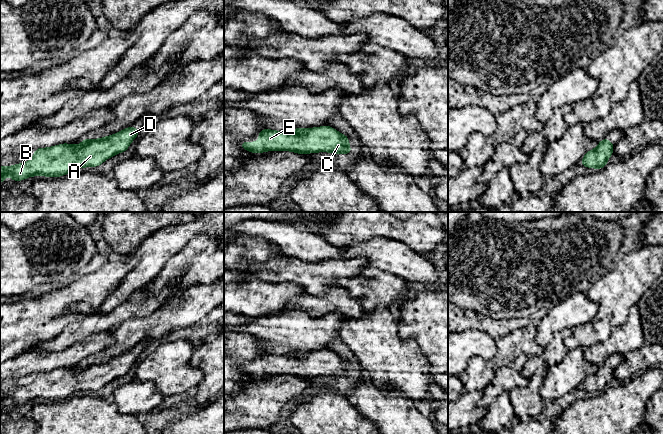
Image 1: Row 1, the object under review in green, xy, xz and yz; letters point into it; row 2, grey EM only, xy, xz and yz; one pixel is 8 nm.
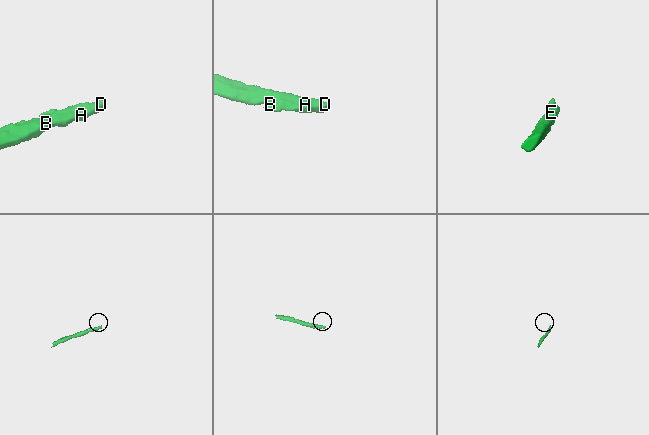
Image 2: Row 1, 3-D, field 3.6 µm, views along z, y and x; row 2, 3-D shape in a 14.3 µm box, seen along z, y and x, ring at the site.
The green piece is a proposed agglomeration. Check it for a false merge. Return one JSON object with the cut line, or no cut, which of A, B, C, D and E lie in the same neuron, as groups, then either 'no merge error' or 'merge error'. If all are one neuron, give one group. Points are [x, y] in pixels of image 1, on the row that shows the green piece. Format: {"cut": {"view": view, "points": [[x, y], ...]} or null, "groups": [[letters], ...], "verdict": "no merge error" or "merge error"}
{"cut": null, "groups": [["A", "B", "C", "D", "E"]], "verdict": "no merge error"}

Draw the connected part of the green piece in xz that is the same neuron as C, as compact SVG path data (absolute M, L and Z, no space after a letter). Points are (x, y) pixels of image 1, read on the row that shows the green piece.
M327 125L315 128L296 128L283 132L264 128L258 133L258 137L258 142L243 141L240 146L252 153L286 150L302 155L321 151L343 155L352 151L349 138Z

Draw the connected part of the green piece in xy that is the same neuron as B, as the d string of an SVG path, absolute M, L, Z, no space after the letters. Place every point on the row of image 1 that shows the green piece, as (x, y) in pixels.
M130 126L100 139L86 137L77 146L63 143L36 148L33 158L28 162L0 166L0 183L4 182L6 176L10 176L13 181L21 181L30 176L60 177L79 167L97 167L108 158L126 151L139 132Z

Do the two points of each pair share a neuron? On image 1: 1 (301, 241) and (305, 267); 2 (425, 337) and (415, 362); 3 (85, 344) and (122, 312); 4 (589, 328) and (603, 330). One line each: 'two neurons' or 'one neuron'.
1: two neurons
2: two neurons
3: two neurons
4: one neuron

